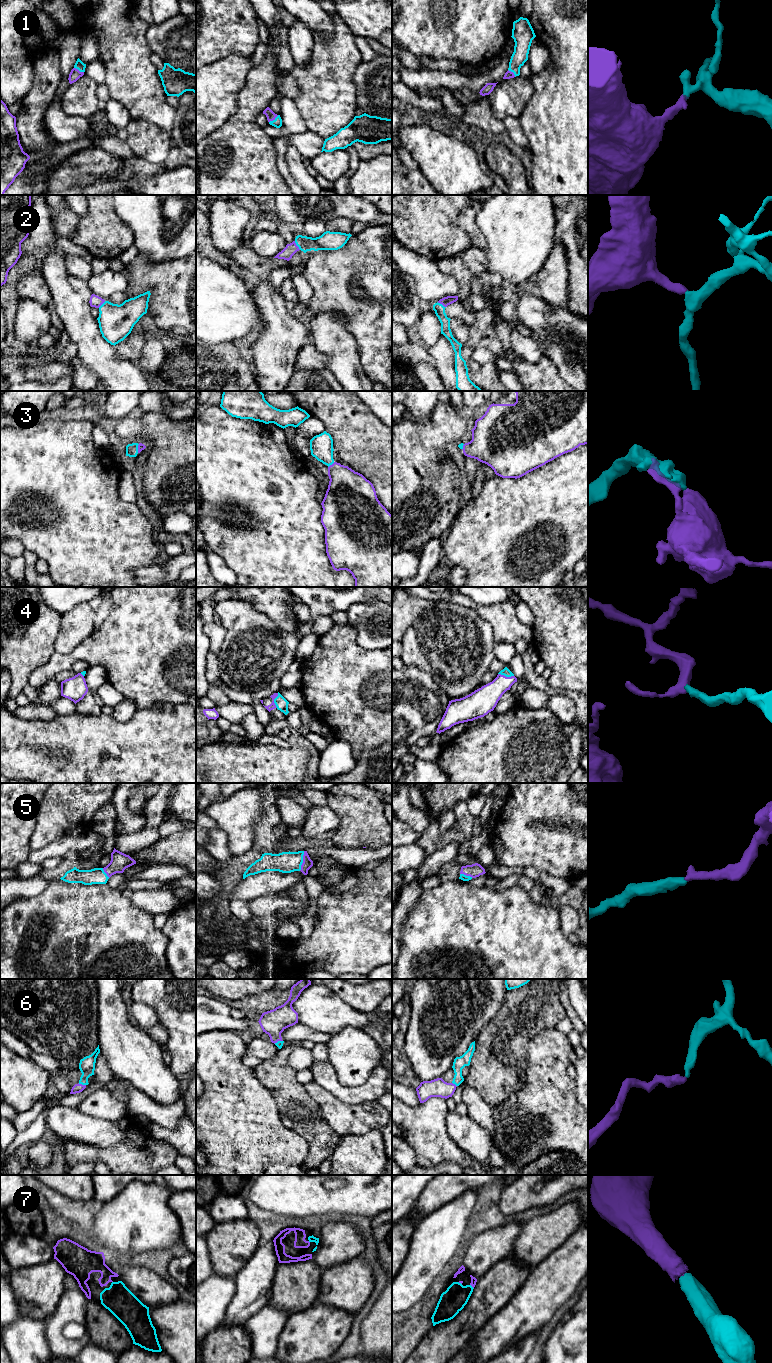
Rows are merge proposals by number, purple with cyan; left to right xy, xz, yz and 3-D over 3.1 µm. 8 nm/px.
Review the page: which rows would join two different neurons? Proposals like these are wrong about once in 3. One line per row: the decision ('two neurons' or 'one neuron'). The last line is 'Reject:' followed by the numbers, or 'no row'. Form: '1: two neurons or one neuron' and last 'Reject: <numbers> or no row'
1: one neuron
2: one neuron
3: one neuron
4: one neuron
5: one neuron
6: one neuron
7: one neuron
Reject: no row

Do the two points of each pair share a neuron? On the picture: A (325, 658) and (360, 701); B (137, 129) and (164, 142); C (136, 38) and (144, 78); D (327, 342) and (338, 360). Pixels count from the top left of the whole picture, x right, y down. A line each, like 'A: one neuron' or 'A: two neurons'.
A: one neuron
B: one neuron
C: one neuron
D: one neuron

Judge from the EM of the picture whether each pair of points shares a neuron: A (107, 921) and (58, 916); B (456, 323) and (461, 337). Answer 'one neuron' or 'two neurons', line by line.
A: one neuron
B: one neuron

